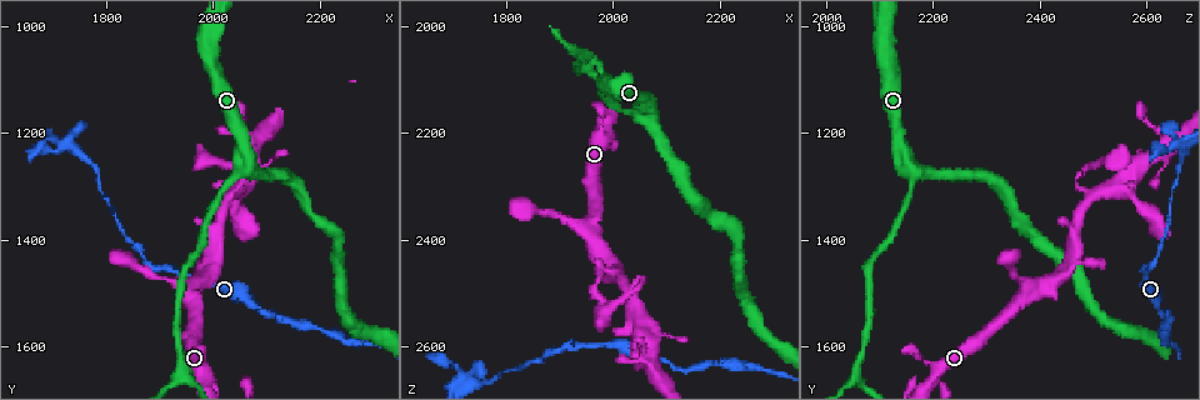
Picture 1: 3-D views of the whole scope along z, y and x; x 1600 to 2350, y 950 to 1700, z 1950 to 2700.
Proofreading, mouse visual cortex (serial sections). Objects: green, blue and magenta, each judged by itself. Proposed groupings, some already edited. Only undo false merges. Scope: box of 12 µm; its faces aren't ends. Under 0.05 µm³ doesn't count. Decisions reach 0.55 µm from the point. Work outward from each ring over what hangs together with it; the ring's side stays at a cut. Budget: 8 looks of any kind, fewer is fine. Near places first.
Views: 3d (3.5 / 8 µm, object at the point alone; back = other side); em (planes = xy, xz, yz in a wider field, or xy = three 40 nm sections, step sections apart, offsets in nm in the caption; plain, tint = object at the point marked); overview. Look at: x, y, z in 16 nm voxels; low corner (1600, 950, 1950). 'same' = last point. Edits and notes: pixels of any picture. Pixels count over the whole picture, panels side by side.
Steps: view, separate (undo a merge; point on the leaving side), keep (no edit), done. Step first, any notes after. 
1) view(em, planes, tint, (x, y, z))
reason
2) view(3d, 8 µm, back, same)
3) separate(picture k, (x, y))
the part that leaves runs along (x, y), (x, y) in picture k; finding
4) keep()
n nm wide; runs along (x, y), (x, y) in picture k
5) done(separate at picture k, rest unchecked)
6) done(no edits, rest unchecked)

view(3d, 3.5 µm, (2200, 1565, 2630))
thin neck

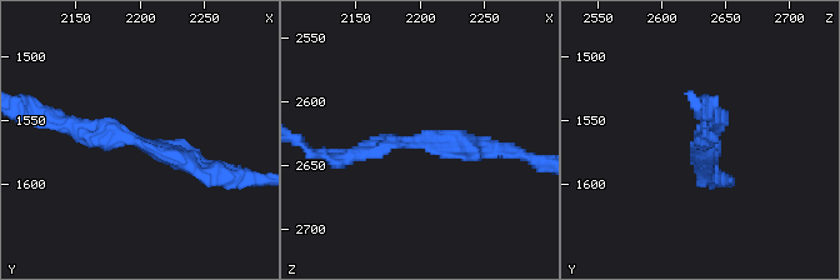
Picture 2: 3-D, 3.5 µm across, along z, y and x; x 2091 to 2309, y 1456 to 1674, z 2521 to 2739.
view(em, xy, step 3, tint, (2200, 1568, 2632))
need the tissue

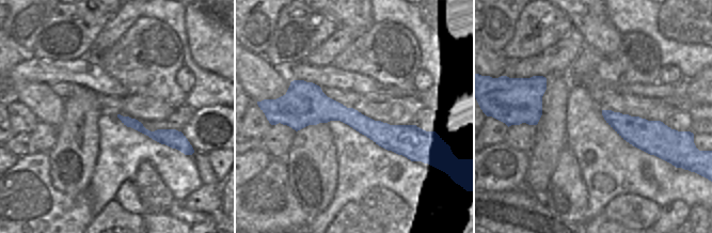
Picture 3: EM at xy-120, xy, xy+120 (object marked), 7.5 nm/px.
keep()
arms of 200, 250 nm; continuous, no second cell

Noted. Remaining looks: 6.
view(3d, 8 µm, (1725, 1215, 2660))
abrupt turn

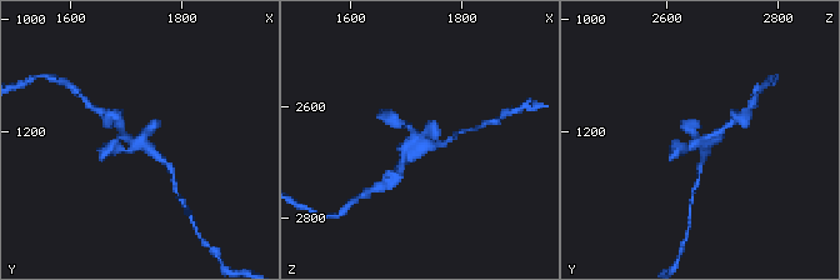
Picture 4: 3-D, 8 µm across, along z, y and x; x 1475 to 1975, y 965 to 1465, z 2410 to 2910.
view(3d, 3.5 µm, (1730, 1210, 2655))

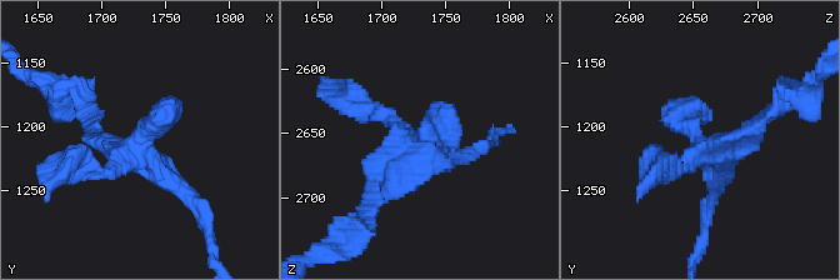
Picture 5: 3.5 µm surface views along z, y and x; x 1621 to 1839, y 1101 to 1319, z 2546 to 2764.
keep()
runs along (186, 193), (133, 154), (179, 111) in picture 5; continuous, no second cell

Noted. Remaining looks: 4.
view(3d, 3.5 µm, back, (2055, 1270, 2160))
arms part here

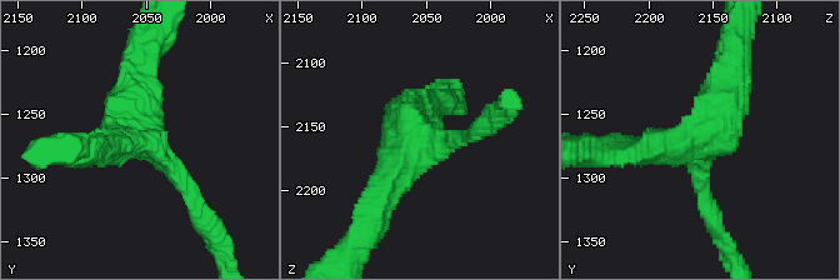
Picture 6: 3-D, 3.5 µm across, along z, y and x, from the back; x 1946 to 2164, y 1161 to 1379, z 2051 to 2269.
view(em, xy, step 3, tint, (2054, 1266, 2160))
shape alone is not enough

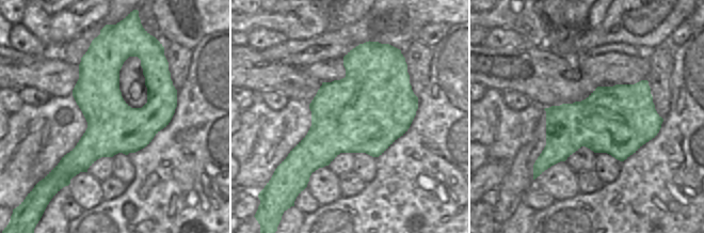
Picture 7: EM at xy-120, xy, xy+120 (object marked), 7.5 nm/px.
keep()
runs along (733, 66), (691, 143), (634, 150) in picture 6; all the same cell

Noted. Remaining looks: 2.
view(3d, 3.5 µm, (1935, 1660, 2060))
calibre changes

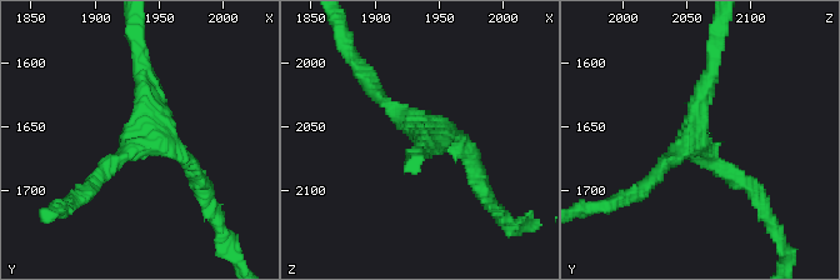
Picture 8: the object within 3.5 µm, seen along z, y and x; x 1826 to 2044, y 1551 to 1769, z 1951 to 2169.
view(em, xy, step 3, tint, (1938, 1658, 2054))
3 arms; arms of 150, 200, 200 nm

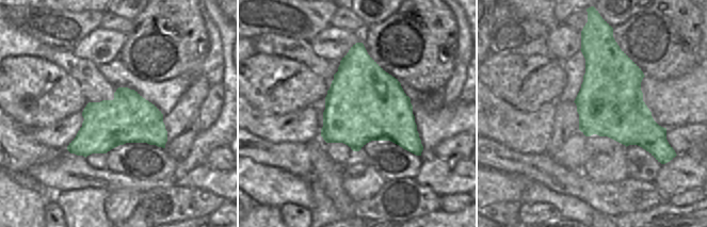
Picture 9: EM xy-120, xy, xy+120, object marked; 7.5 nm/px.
keep()
runs along (139, 58), (143, 135), (196, 174) in picture 8; continuous, no second cell

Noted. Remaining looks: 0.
done(no edits, rest unchecked)

